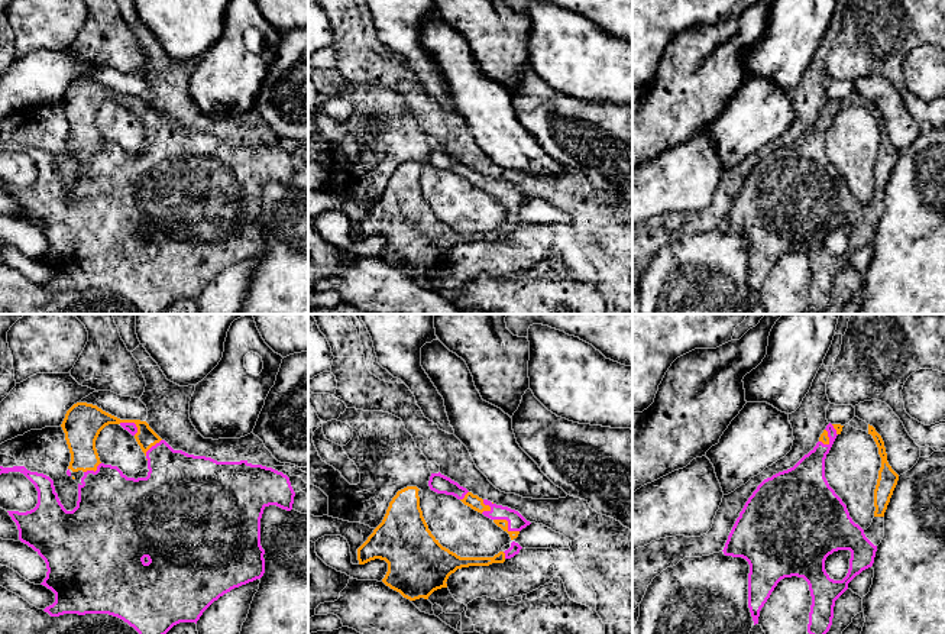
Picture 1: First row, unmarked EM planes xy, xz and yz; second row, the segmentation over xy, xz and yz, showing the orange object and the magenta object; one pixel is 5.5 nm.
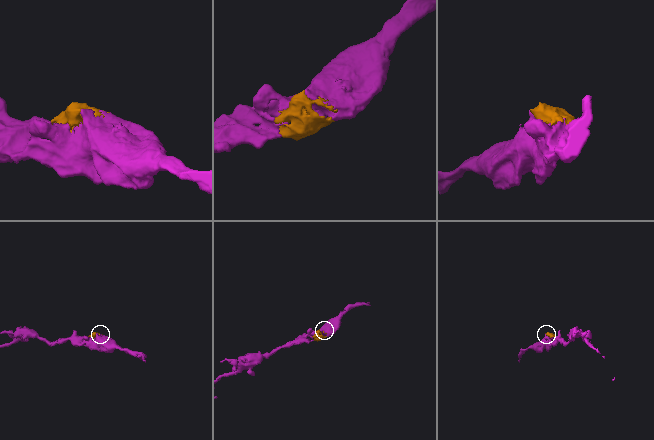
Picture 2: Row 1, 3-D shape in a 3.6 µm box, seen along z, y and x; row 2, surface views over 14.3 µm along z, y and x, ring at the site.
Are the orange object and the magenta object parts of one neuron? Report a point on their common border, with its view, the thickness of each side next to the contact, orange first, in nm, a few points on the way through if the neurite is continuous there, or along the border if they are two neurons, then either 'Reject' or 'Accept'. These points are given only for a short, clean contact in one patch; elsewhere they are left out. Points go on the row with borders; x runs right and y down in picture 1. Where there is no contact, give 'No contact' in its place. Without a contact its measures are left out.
Touches orange at xz (507, 524). Thickness 50 nm (orange) against 100 nm. Accept

